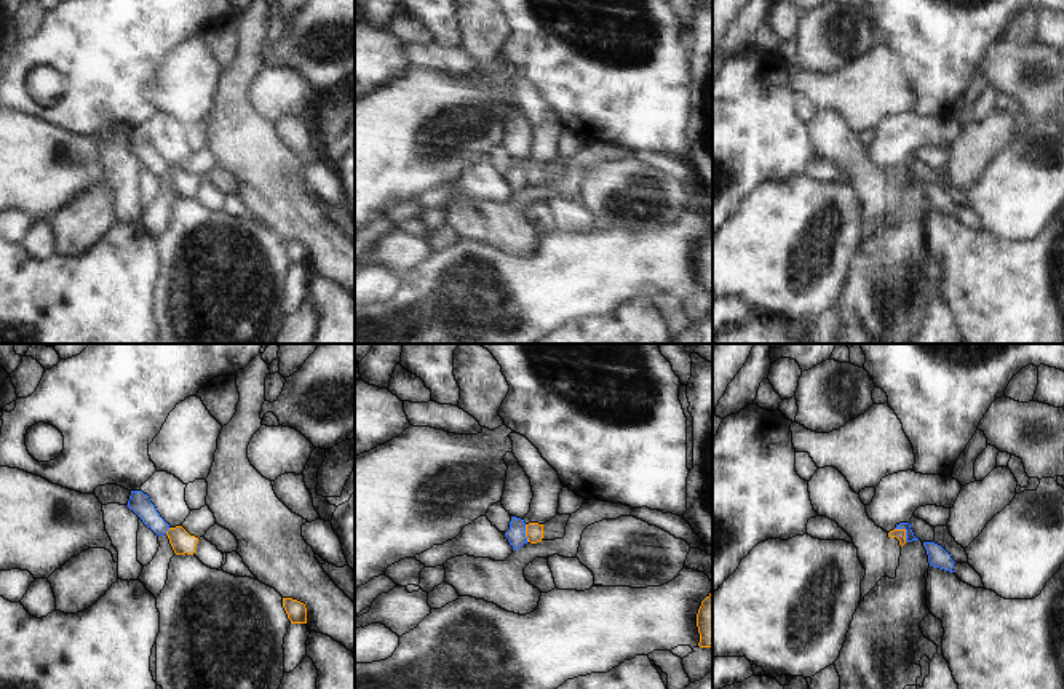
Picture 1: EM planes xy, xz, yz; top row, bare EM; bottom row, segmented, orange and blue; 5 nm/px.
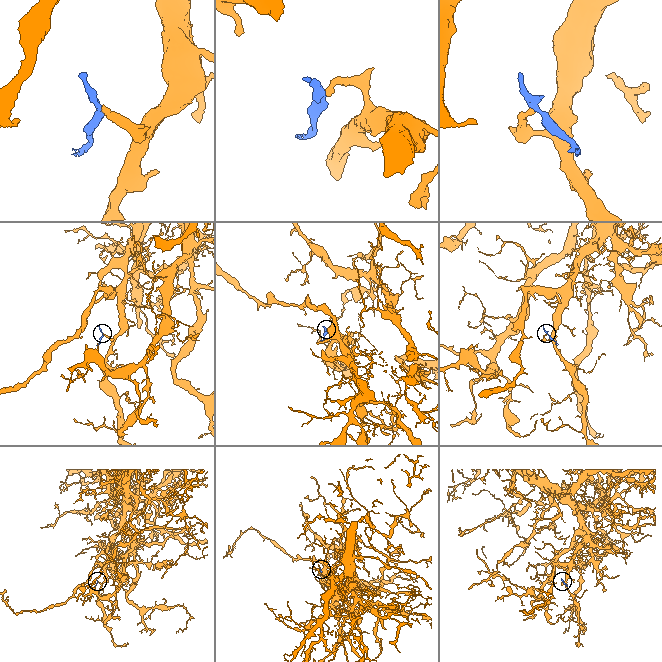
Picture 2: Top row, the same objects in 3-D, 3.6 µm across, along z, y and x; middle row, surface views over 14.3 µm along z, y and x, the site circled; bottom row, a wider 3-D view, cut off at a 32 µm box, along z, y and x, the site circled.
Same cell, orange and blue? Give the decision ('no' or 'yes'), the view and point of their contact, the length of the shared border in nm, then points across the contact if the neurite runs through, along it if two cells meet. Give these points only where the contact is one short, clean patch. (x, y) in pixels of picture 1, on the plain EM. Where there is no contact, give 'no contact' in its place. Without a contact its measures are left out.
no | yz (905, 173) | 90 nm | along yz (895, 170), (905, 173), (906, 183)

